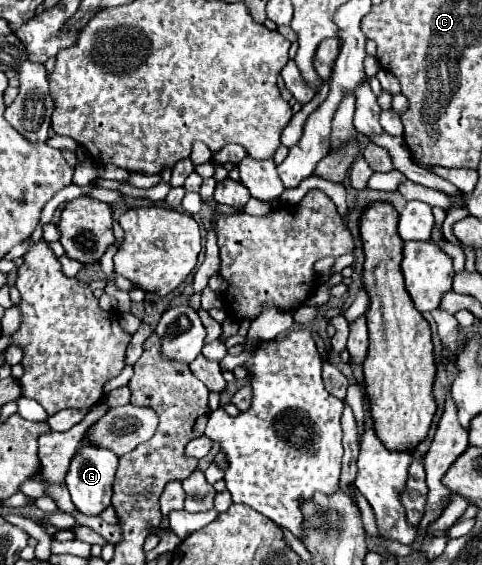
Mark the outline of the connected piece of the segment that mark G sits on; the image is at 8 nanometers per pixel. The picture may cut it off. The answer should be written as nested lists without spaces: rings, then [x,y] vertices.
[[[84,447],[82,453],[78,453],[72,463],[70,471],[66,473],[66,487],[72,495],[72,503],[76,509],[84,515],[100,515],[106,507],[110,507],[110,497],[112,497],[112,481],[114,473],[118,469],[118,457],[102,447]]]

